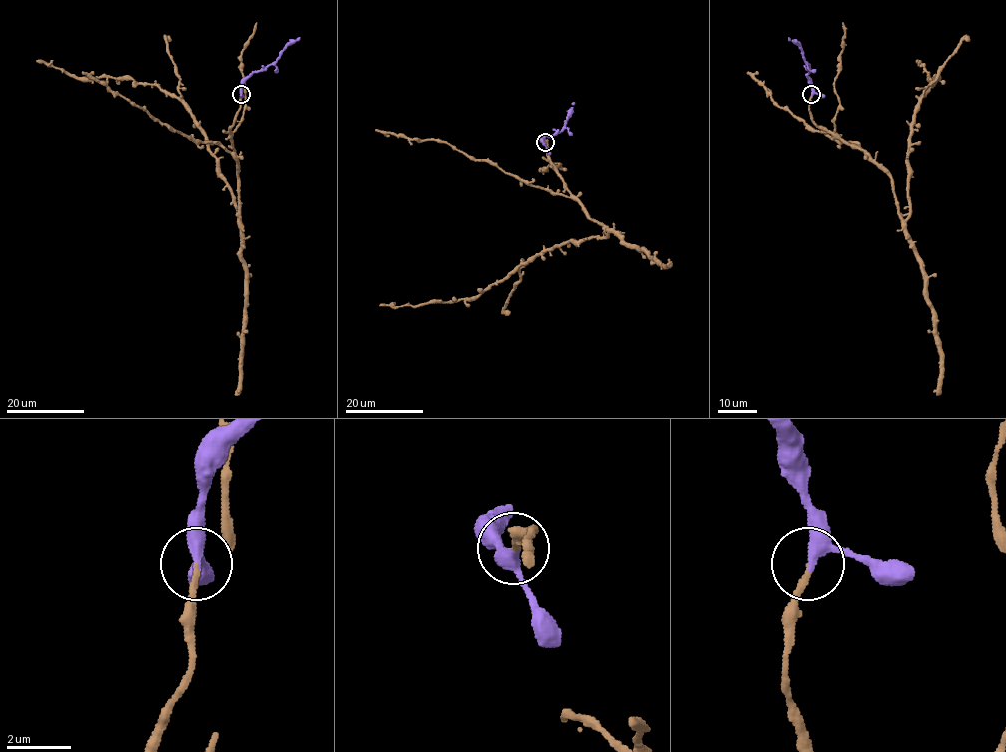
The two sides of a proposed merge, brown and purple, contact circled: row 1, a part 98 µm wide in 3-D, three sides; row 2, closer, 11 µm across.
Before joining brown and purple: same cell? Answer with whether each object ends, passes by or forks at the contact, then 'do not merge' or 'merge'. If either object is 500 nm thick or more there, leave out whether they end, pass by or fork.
brown ends; purple passes by; merge

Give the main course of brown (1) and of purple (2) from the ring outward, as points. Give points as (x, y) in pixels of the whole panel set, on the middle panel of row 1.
1: (544, 143), (548, 140), (548, 158), (564, 187), (603, 225), (606, 235), (545, 250), (477, 296), (379, 305)
2: (544, 143), (542, 142), (545, 136), (559, 133), (574, 103)

